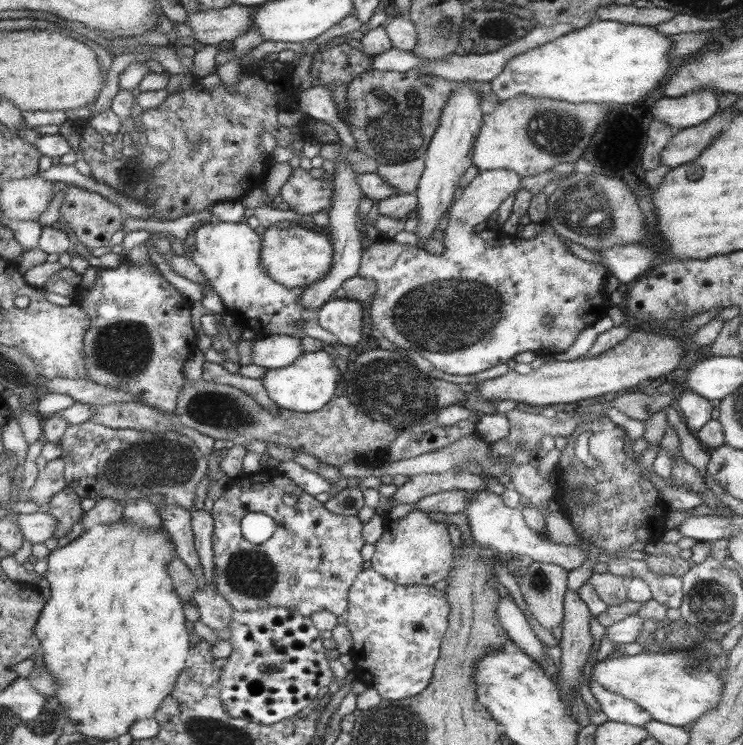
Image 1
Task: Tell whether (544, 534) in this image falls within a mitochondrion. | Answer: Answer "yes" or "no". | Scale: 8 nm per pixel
no

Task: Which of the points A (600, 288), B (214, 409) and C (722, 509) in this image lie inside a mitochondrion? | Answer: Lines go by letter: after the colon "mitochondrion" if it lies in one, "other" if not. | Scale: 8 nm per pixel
A: other
B: mitochondrion
C: other

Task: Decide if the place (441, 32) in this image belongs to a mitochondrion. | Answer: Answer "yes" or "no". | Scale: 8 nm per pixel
yes

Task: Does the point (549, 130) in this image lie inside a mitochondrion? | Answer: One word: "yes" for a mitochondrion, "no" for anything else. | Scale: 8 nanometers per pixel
yes

